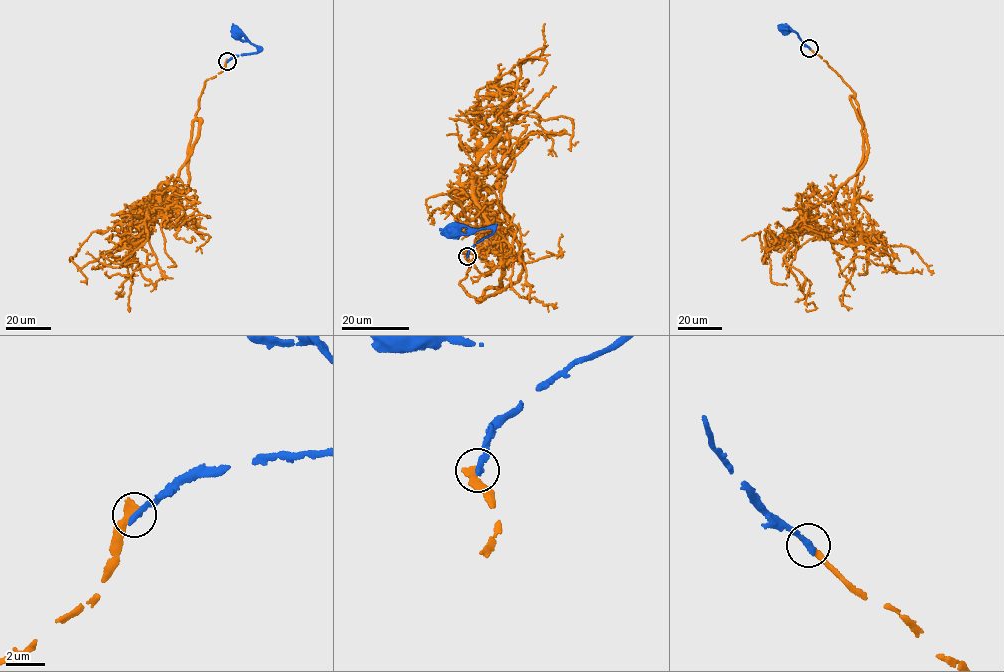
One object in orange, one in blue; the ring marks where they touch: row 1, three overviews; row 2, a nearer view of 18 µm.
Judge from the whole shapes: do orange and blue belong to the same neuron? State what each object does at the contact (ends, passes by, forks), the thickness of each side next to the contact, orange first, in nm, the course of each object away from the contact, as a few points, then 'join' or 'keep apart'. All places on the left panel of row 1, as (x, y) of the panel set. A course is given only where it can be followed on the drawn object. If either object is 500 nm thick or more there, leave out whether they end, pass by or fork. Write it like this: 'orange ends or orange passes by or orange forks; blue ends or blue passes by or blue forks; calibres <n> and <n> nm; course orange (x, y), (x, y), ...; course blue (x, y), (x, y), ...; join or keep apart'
orange ends; blue ends; calibres 400 and 360 nm; course orange (227, 61), (198, 103), (188, 188), (148, 207), (164, 215), (144, 221), (156, 262), (128, 276), (106, 271); course blue (227, 61), (258, 51), (245, 37), (238, 34); keep apart

